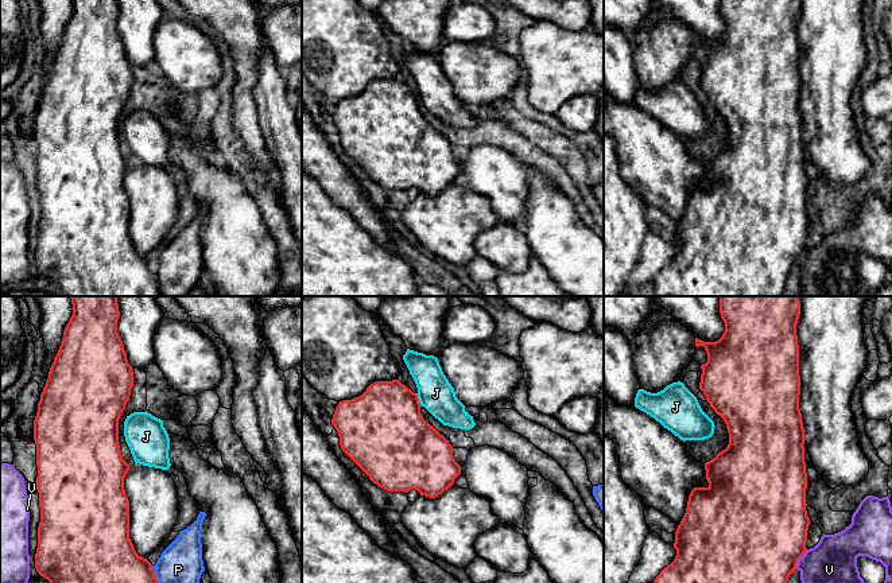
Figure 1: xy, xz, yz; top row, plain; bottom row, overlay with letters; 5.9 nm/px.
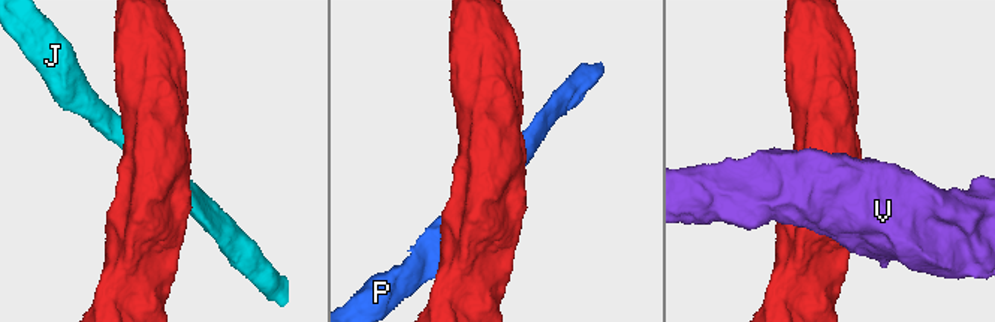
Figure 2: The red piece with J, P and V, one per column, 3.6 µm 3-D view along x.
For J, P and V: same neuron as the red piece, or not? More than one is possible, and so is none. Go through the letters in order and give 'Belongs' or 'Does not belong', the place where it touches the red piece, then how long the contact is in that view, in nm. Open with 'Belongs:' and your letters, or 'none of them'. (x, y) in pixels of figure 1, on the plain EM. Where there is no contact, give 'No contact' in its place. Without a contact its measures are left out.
Belongs: none of them
J: Does not belong. Touches red at xz (418, 98). Shared border 90 nm
P: Does not belong. Touches red at xy (156, 280). Shared border 200 nm
V: Does not belong. Touches red at yz (799, 256). Shared border 140 nm

